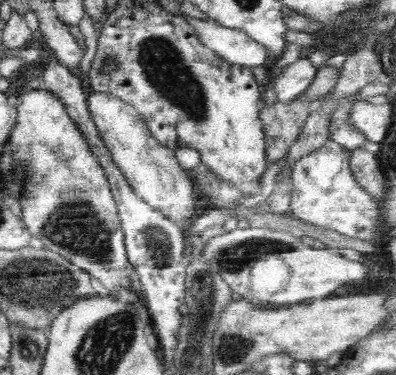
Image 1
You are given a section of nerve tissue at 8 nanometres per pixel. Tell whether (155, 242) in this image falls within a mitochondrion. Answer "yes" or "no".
yes

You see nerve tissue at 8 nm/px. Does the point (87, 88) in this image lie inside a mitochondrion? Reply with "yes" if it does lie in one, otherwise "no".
no

